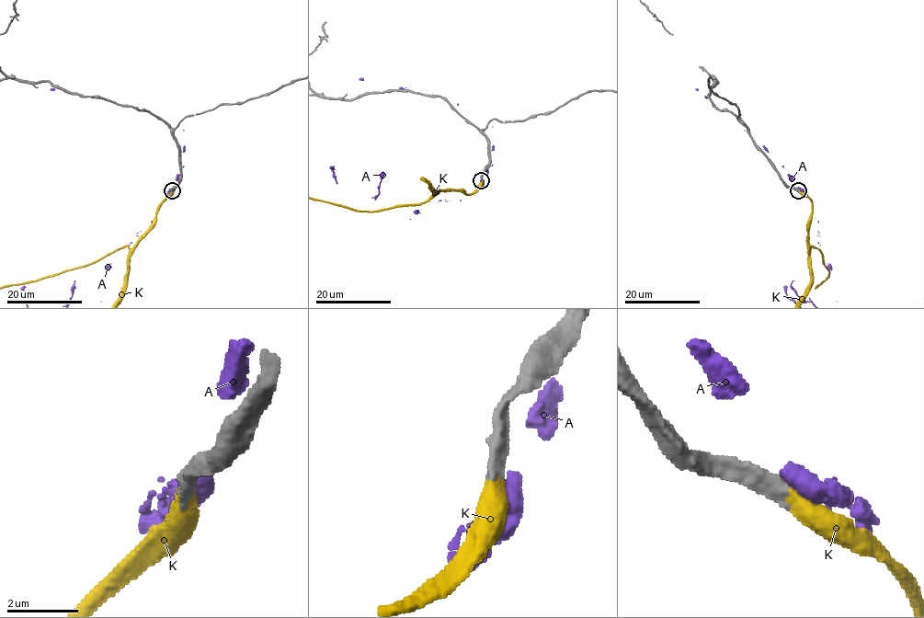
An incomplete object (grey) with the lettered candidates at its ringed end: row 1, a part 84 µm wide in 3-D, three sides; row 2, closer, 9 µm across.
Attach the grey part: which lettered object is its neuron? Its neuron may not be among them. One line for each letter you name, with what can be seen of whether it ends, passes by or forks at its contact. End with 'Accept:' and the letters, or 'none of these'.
K: It ends there
Accept: K

